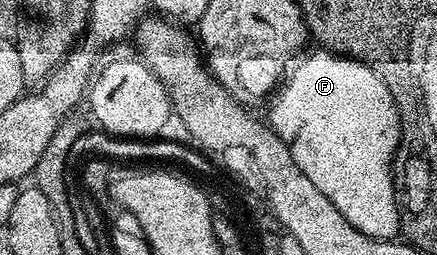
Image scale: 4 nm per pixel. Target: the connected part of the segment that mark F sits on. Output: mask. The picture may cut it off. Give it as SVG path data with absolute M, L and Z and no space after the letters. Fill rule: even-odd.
M316 49L313 55L307 55L293 71L291 68L282 86L271 96L272 108L266 114L266 122L282 137L298 169L318 185L322 194L330 197L334 209L338 209L354 229L375 239L390 239L396 230L396 215L389 199L388 163L393 159L390 152L400 136L401 126L396 102L376 72L356 67L356 63L341 62L328 49Z

